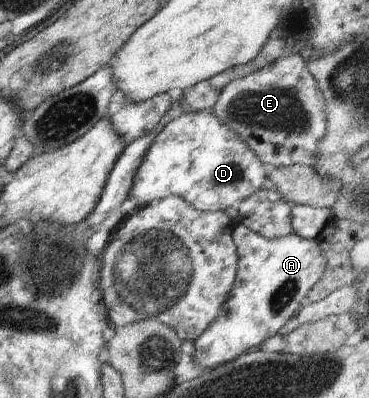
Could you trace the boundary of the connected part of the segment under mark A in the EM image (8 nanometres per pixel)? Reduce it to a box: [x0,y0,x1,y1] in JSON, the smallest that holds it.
[191,222,327,373]

